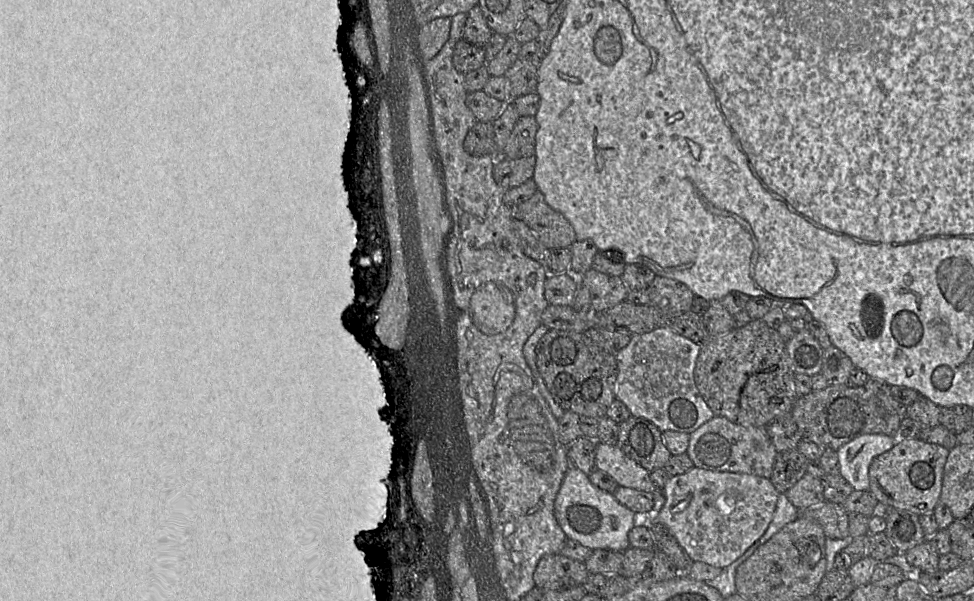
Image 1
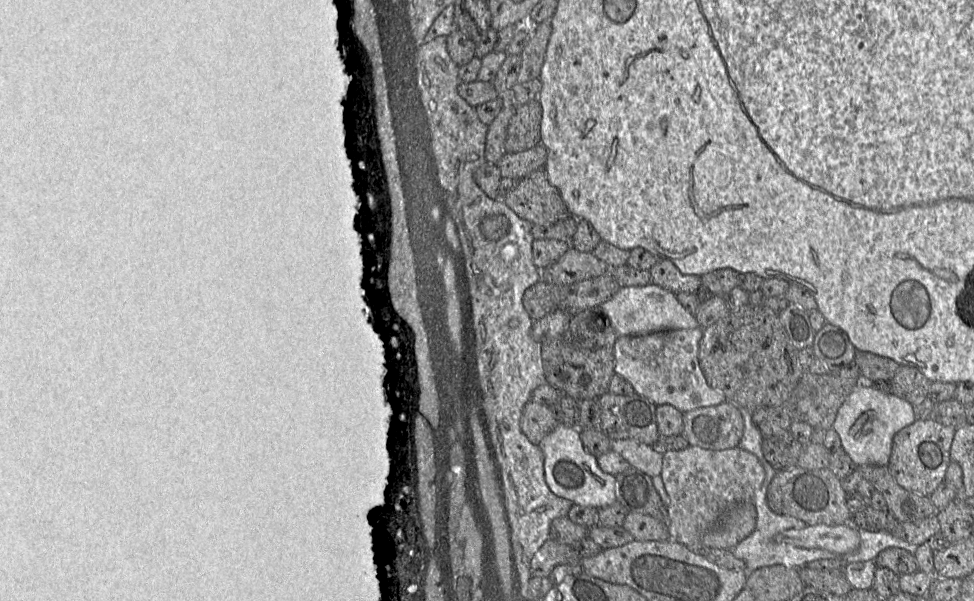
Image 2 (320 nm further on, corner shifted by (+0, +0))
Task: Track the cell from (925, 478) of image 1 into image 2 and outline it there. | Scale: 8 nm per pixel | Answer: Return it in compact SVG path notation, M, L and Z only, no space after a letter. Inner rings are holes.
M931 418L917 419L895 434L888 468L895 481L903 488L923 496L930 496L944 481L950 449L956 428L945 426Z

